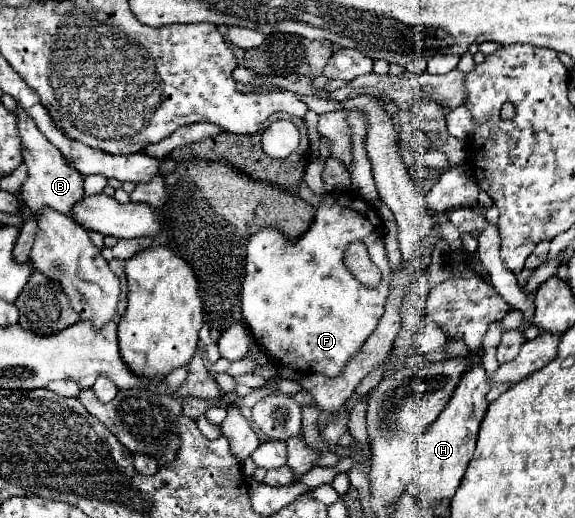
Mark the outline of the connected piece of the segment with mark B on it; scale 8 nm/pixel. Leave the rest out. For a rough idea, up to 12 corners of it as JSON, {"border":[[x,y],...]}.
{"border":[[18,109],[24,205],[70,215],[84,177]]}

